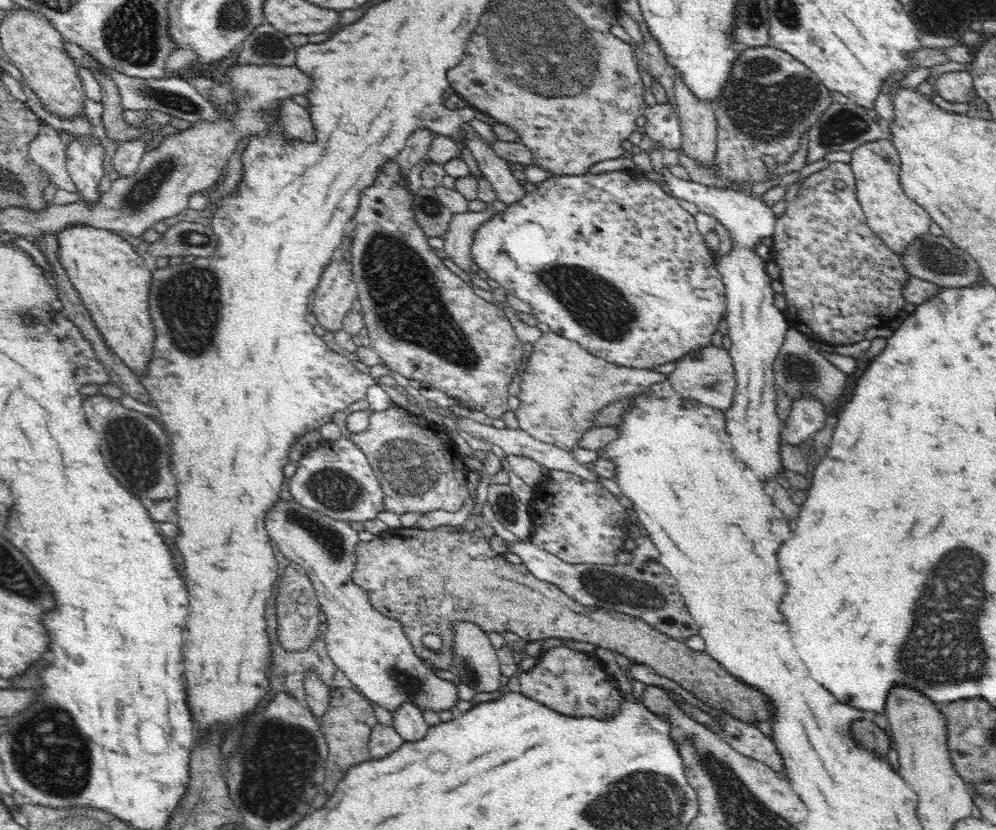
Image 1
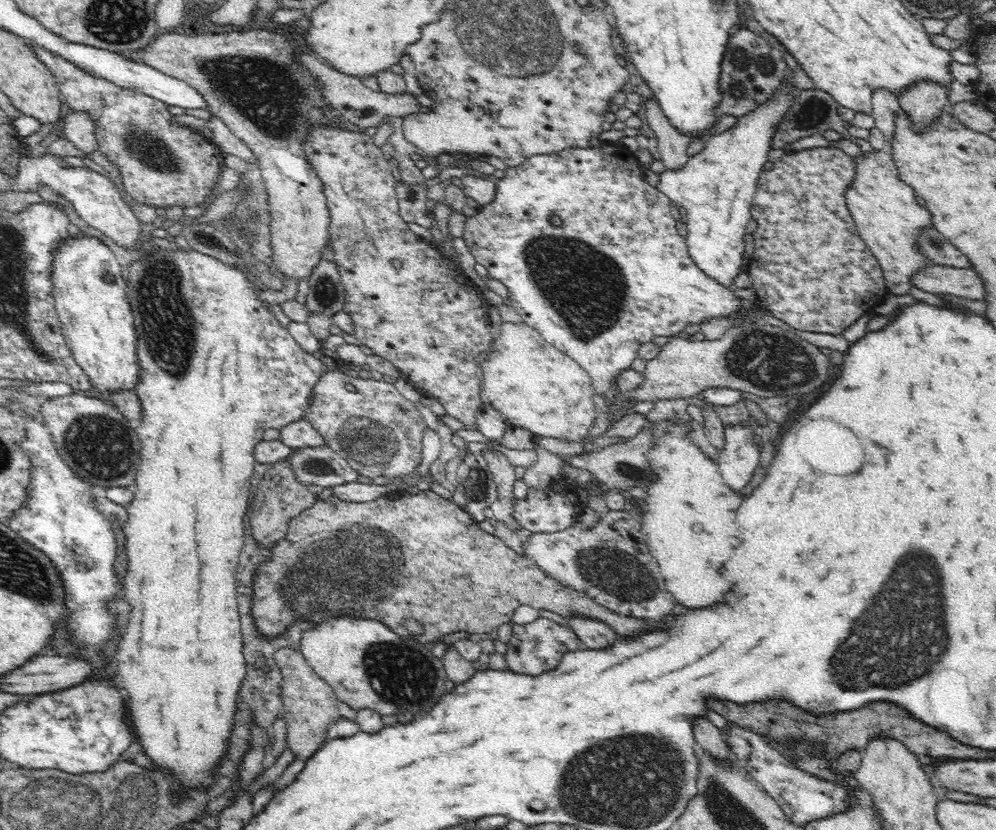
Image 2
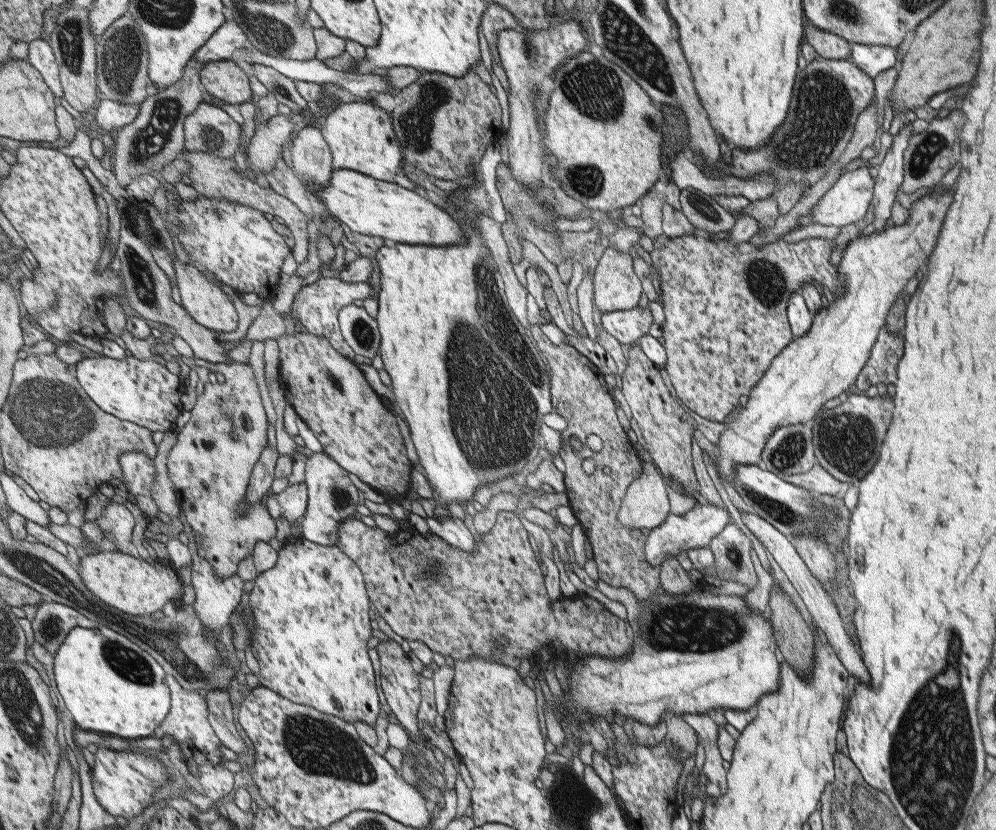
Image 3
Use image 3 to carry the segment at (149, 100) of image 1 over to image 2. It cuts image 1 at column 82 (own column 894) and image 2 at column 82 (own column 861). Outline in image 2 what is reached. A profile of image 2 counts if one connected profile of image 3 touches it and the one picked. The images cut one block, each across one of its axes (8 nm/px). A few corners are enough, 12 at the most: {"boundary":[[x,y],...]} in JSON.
{"boundary":[[24,16],[16,35],[99,78],[170,106],[207,108],[186,82],[62,39]]}

